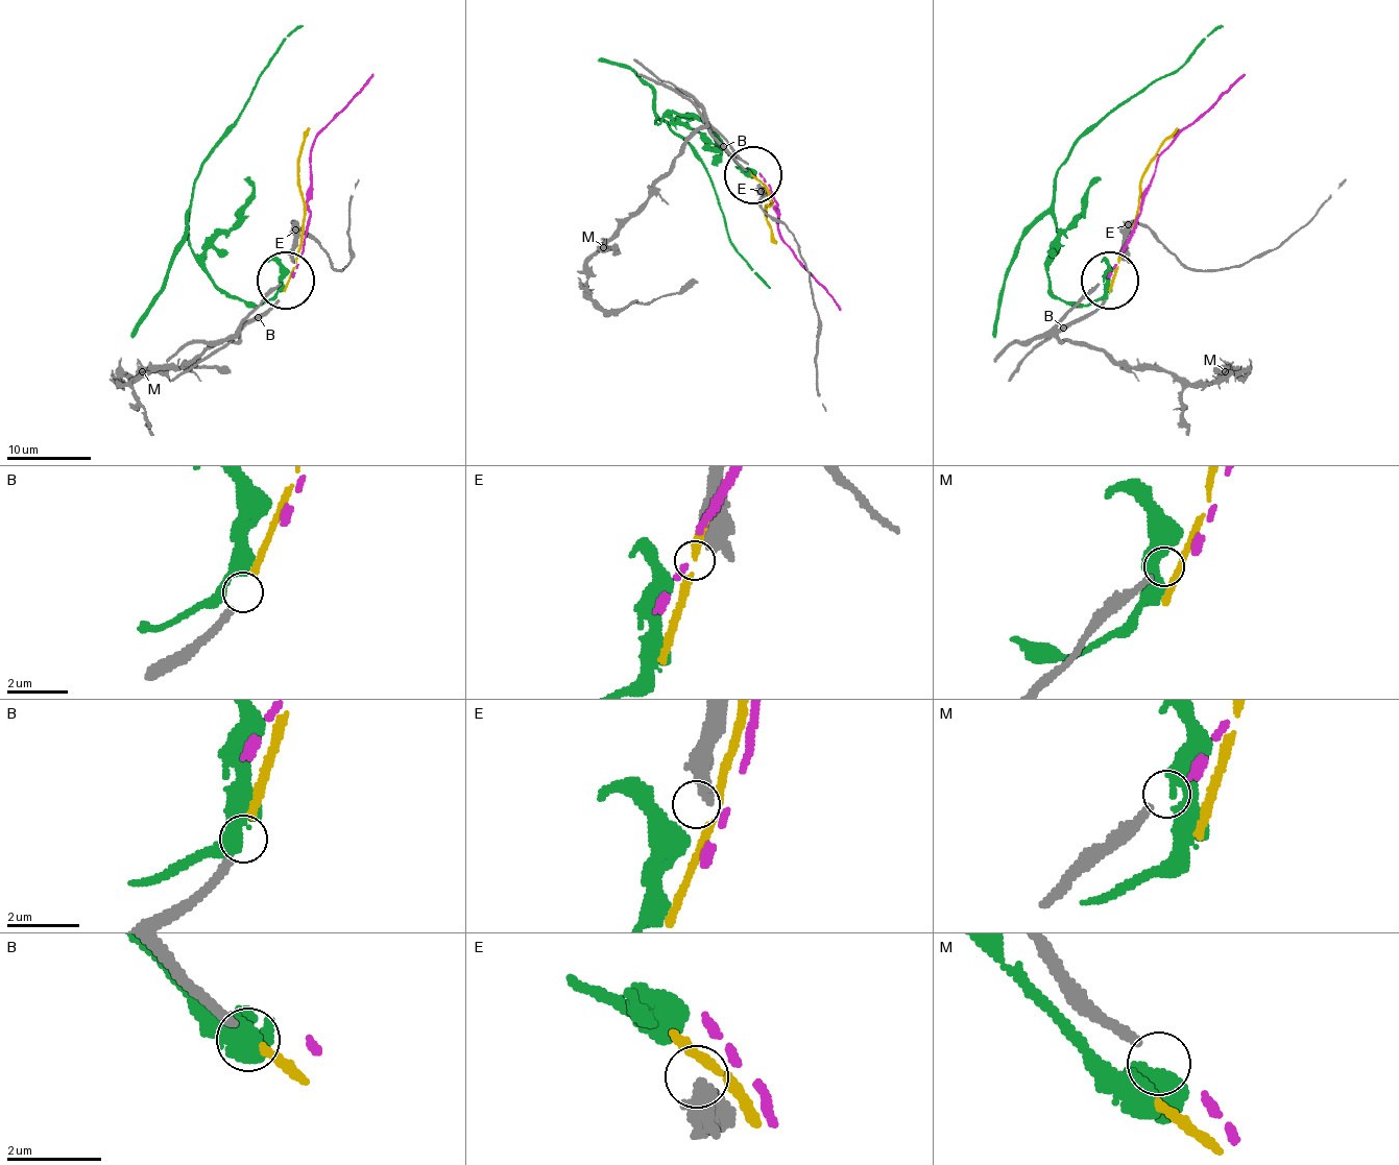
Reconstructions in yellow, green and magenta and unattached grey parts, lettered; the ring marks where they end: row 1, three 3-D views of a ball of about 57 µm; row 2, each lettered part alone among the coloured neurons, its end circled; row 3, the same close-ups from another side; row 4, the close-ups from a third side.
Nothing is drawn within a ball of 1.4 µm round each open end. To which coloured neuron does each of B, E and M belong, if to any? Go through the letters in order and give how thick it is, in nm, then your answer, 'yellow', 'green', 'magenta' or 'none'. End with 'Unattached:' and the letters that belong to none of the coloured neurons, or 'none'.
B: 220 nm | yellow
E: 650 nm | none
M: 220 nm | none
Unattached: E, M

